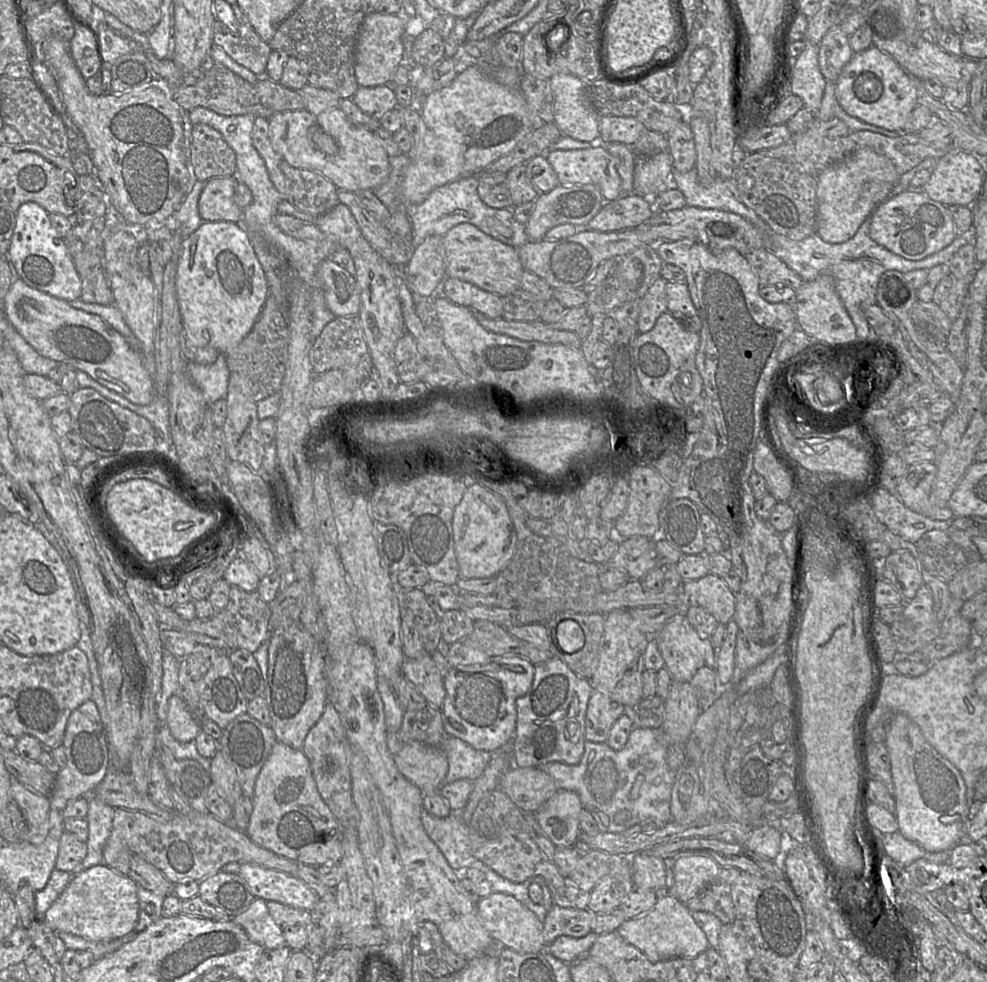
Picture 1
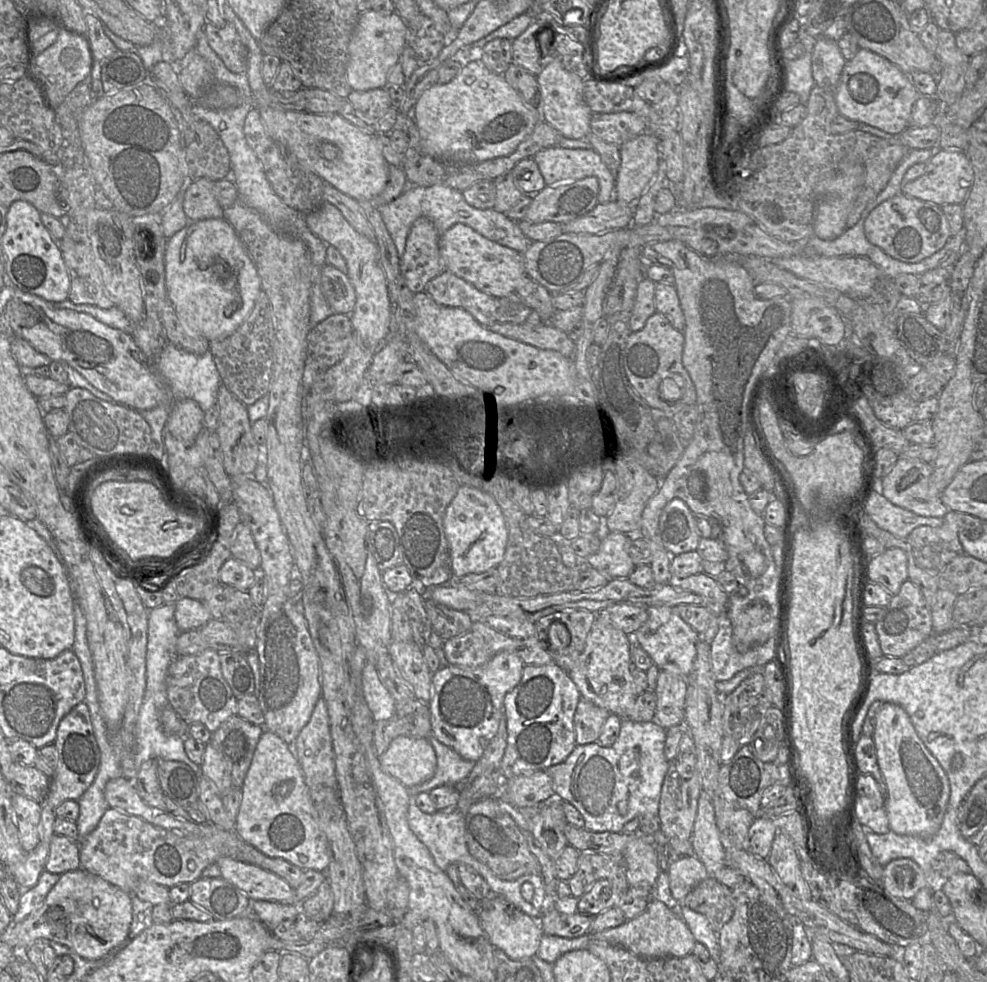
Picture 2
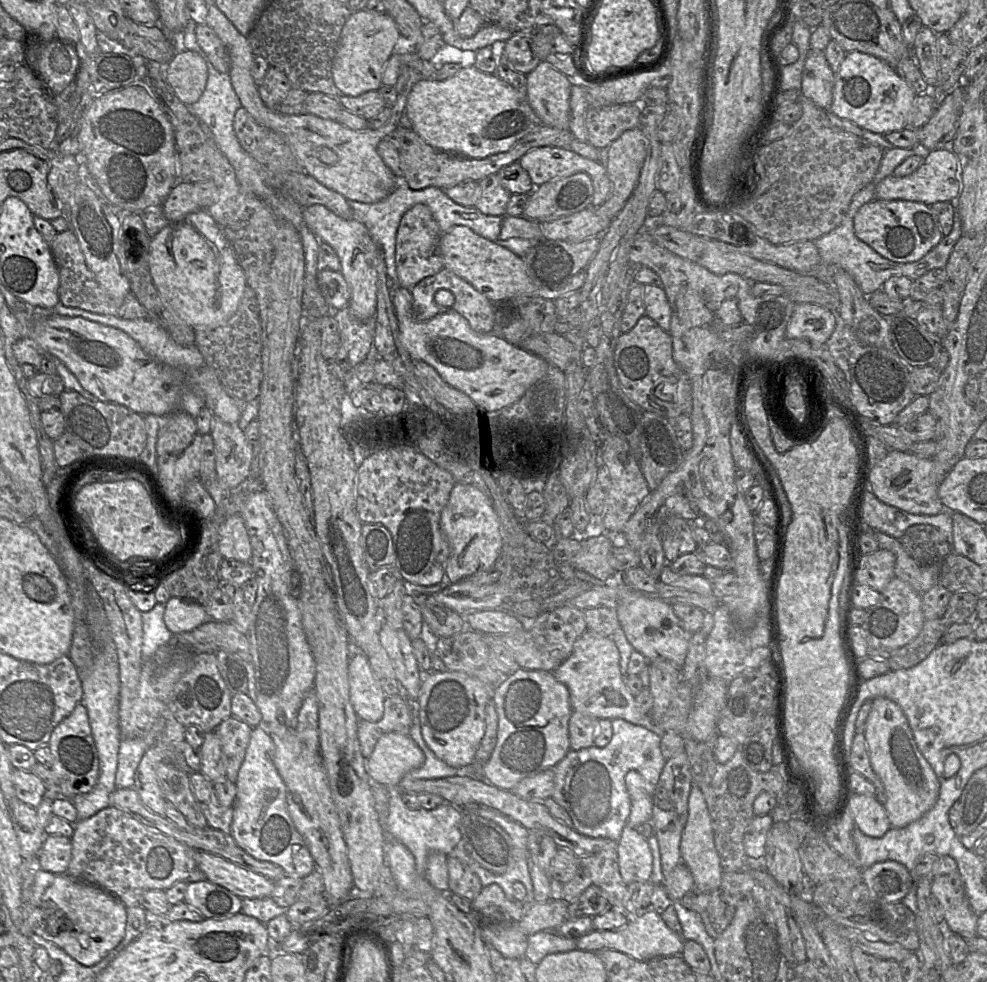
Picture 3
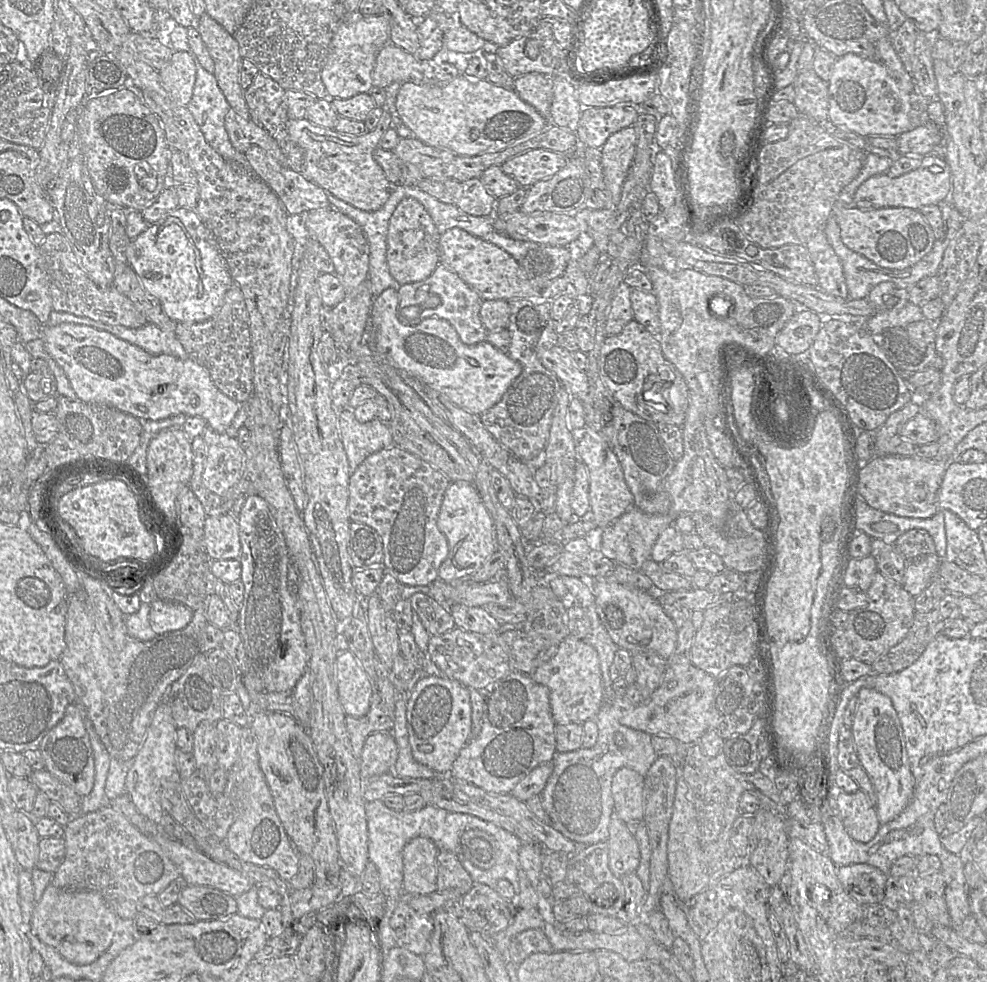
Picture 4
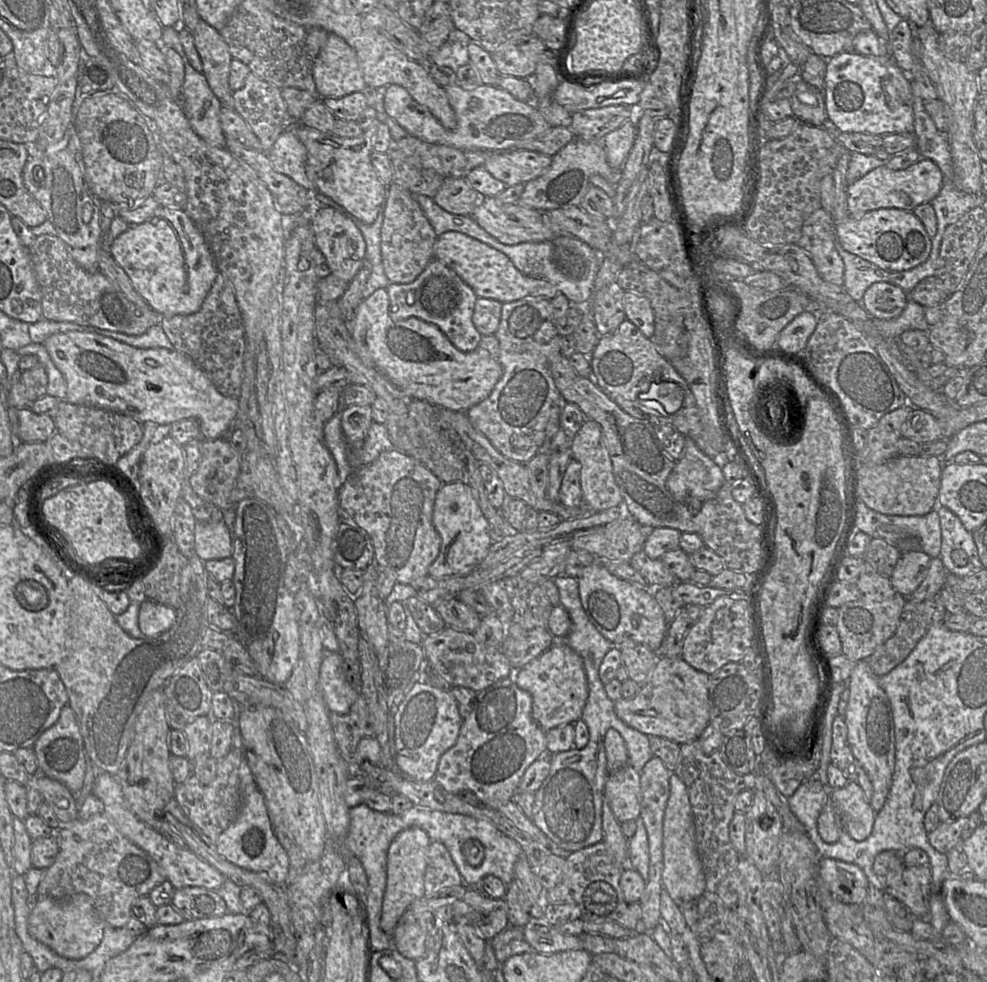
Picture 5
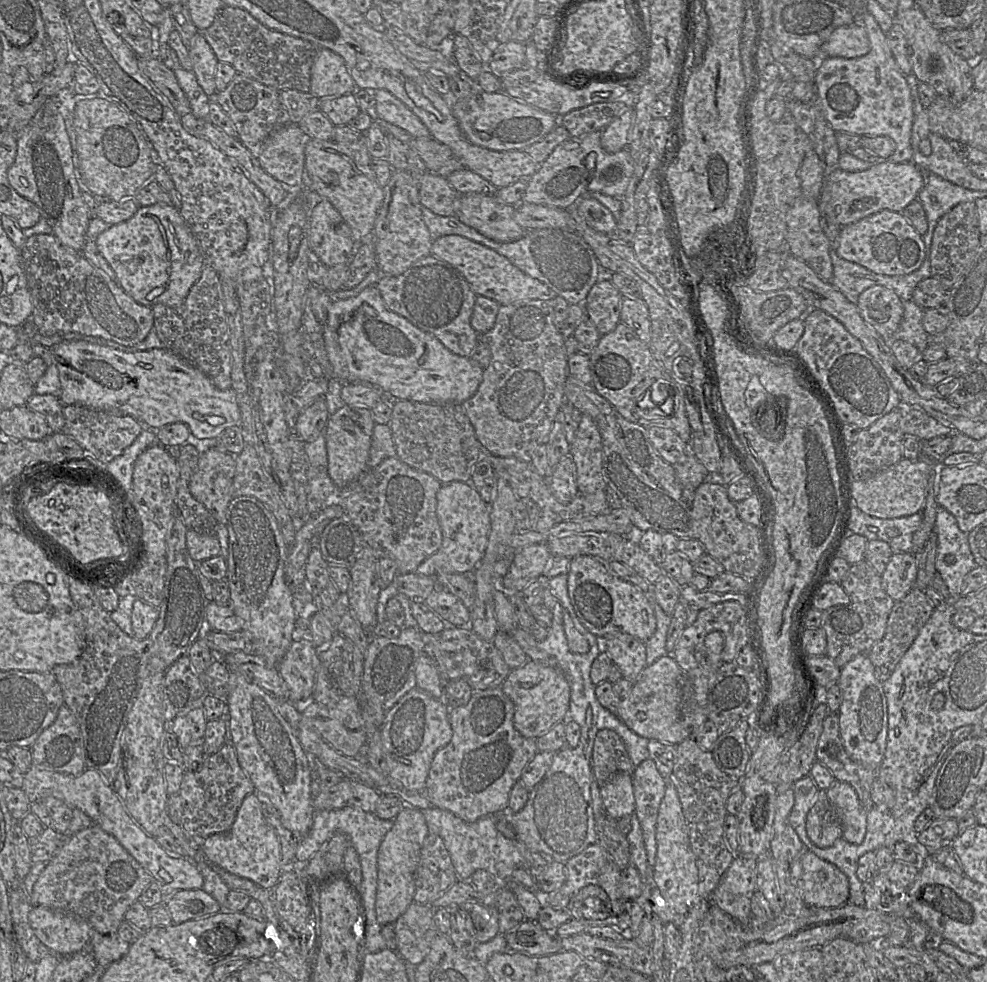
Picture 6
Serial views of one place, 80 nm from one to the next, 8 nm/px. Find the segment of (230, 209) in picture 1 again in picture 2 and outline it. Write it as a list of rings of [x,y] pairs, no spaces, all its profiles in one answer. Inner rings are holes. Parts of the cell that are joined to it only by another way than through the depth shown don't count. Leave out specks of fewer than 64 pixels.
[[[192,181],[184,192],[183,211],[190,221],[223,218],[223,208],[213,194],[214,181]]]

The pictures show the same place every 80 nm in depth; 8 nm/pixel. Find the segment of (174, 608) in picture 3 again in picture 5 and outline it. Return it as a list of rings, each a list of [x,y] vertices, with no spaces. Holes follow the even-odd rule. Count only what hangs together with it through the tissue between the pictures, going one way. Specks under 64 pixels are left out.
[[[146,599],[140,604],[138,625],[147,638],[167,631],[175,622],[176,609]]]

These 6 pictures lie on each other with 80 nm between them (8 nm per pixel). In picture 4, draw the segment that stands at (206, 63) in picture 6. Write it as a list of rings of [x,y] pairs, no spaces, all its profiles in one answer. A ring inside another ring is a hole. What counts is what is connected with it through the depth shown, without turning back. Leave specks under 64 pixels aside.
[[[206,12],[198,20],[197,30],[214,61],[213,75],[227,102],[235,112],[250,119],[245,90],[239,82],[243,58],[239,53],[238,42]]]

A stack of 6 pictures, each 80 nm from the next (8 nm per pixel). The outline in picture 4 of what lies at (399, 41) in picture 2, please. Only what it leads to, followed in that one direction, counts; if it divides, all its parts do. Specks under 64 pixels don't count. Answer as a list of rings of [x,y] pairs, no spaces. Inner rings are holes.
[[[359,12],[345,13],[345,18],[337,26],[321,71],[322,82],[330,99],[350,99],[361,93],[368,93],[373,87],[372,72],[380,49],[390,42],[390,29],[387,18],[377,15],[361,15]]]

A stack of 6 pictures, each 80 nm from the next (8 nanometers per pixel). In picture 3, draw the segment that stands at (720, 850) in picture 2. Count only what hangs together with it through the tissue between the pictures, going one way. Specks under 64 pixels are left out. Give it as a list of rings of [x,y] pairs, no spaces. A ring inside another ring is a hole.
[[[697,785],[691,788],[688,799],[688,819],[681,836],[680,854],[682,863],[688,867],[693,876],[694,889],[710,891],[721,886],[724,873],[715,847],[712,820],[705,797]]]

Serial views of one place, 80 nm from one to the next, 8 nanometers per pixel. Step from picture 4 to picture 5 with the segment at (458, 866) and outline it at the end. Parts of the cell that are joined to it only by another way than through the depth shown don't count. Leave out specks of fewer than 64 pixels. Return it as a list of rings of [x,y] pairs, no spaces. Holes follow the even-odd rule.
[[[437,841],[430,843],[426,862],[424,896],[433,896],[448,887],[464,884],[449,850],[443,843]]]

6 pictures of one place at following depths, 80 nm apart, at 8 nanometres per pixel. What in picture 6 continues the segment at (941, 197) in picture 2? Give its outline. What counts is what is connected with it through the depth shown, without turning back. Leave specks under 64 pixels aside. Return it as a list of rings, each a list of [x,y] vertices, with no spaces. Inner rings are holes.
[[[885,159],[857,172],[836,168],[824,179],[818,206],[823,217],[844,227],[881,210],[902,212],[907,205],[917,200],[924,184],[924,173],[913,161],[893,163]]]

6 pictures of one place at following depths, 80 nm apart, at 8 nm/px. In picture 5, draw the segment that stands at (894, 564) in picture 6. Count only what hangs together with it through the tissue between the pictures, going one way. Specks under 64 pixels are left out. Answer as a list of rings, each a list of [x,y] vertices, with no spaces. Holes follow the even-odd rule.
[[[922,551],[901,554],[889,577],[894,589],[904,597],[910,597],[925,579],[931,559]]]

